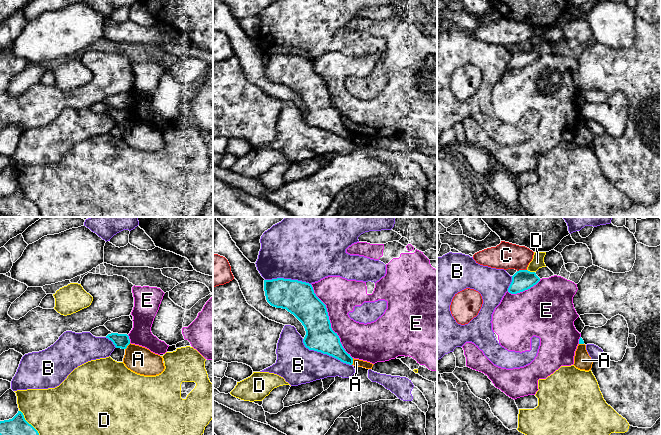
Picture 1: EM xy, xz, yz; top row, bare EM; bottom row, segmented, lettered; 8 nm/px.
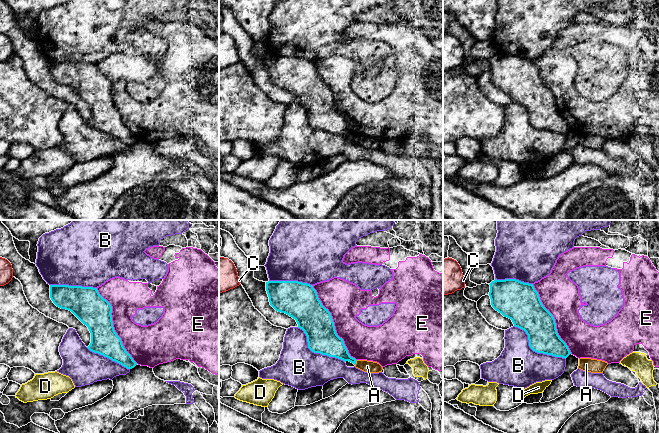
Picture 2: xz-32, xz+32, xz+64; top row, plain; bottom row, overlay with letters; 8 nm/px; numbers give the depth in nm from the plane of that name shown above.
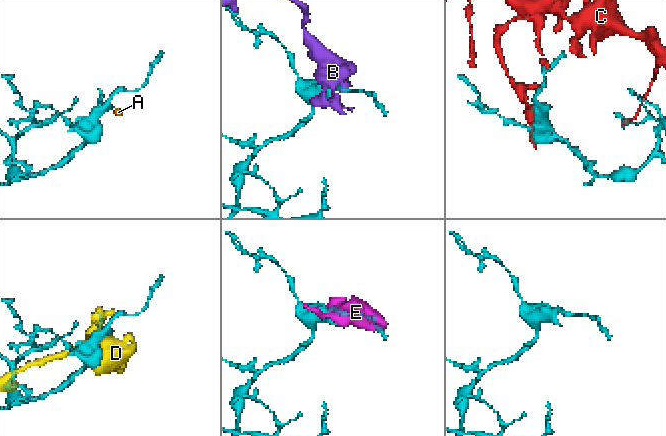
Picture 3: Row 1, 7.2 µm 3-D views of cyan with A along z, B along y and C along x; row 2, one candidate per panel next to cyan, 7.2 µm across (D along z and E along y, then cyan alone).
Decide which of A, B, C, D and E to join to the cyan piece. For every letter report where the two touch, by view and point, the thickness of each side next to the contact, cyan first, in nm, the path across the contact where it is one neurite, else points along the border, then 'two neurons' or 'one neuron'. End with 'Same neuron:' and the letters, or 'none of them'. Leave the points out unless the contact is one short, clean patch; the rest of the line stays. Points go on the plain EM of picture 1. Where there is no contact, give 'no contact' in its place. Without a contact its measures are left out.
A: contact xz (352, 137); calibres 190 and 60 nm; border xz (353, 134), (351, 140); two neurons
B: contact xz (325, 129); calibres 240 and 300 nm; two neurons
C: contact yz (521, 46); calibres 170 and 220 nm; two neurons
D: contact xy (31, 201); calibres 260 and 440 nm; two neurons
E: contact xz (329, 97); calibres 240 and 280 nm; two neurons
Same neuron: none of them

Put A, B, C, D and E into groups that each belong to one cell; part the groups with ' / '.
A / B / C / D / E

